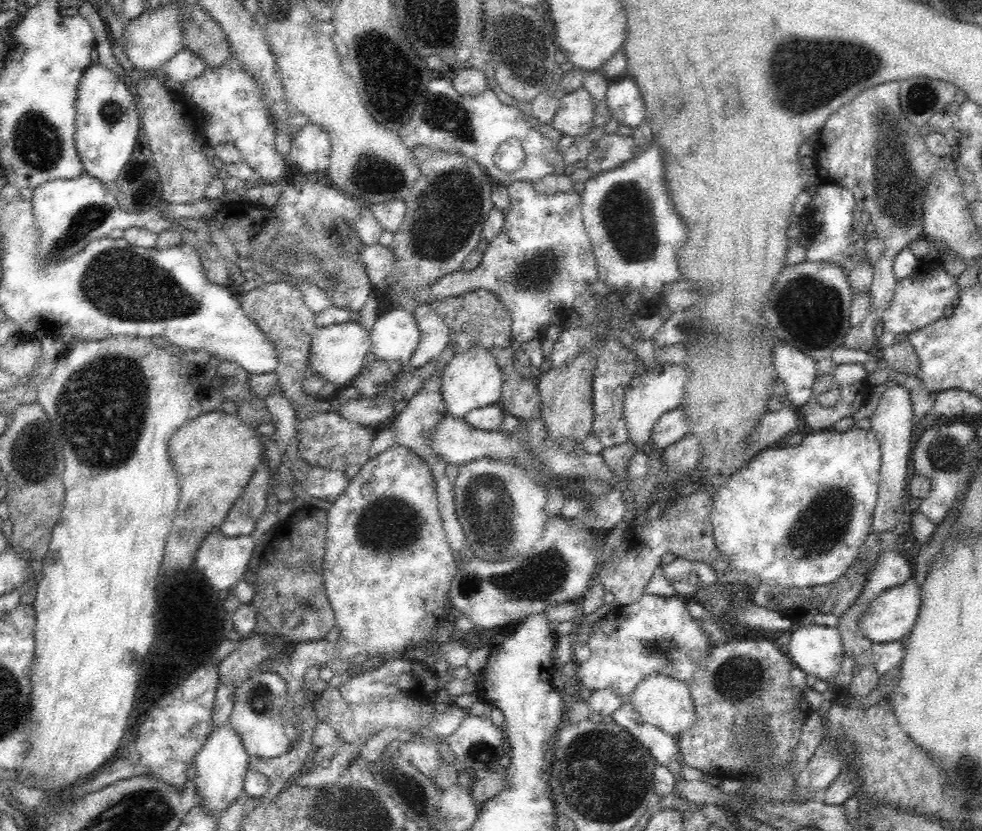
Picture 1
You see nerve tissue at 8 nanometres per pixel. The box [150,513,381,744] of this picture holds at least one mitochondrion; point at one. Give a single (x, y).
(259, 697)

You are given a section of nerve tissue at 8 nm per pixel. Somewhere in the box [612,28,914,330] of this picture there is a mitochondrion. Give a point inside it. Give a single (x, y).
(808, 77)

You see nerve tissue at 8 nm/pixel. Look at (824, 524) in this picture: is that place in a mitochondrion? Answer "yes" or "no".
yes

